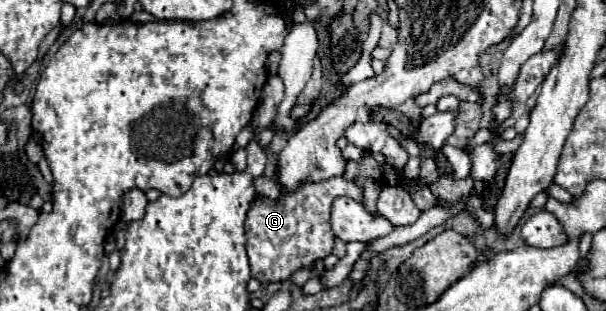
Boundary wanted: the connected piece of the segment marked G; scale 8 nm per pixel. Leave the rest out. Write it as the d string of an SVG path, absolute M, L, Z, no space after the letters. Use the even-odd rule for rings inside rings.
M331 177L319 183L305 181L291 193L283 191L279 201L255 197L245 219L247 255L249 263L253 265L253 277L291 277L297 269L311 265L315 259L325 259L331 253L335 239L329 223L329 211L337 195L345 195L361 203L363 189L359 189L353 179ZM259 265L265 265L265 269Z

